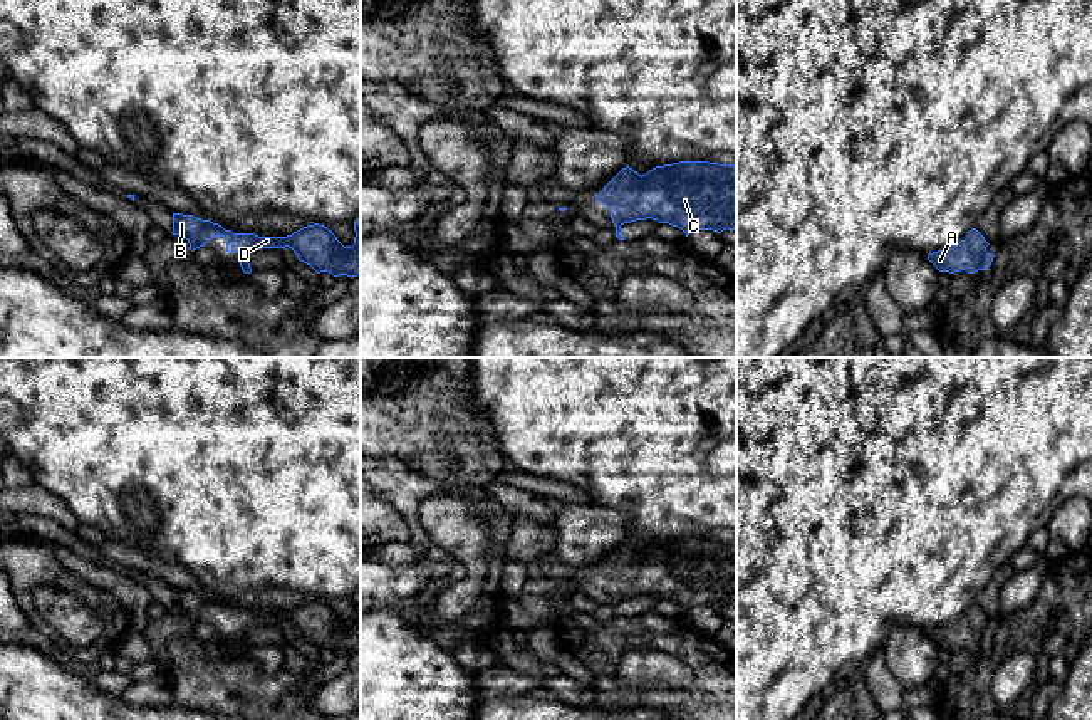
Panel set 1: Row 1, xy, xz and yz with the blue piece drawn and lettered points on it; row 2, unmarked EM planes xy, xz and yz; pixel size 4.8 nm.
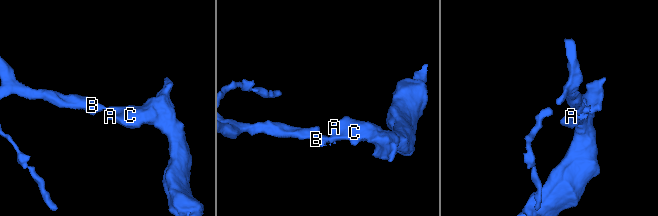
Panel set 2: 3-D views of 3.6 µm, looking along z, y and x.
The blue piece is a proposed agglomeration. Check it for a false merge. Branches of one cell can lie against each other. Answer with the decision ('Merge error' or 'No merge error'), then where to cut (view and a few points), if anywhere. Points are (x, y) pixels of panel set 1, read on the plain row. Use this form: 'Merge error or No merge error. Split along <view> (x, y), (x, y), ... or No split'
No merge error. No split

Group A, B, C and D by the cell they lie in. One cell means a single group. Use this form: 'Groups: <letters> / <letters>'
Groups: A B C D

